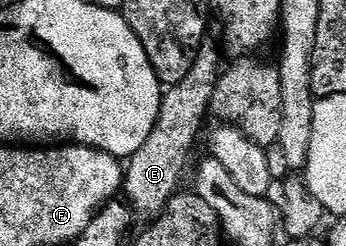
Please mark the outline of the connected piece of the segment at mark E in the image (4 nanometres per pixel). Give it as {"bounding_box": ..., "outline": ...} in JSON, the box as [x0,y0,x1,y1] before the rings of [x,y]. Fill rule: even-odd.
{"bounding_box":[123,41,222,225],"outline":[[[206,41],[198,49],[198,57],[194,65],[190,65],[190,73],[178,81],[178,85],[167,88],[163,92],[158,109],[158,121],[154,129],[150,129],[150,137],[142,144],[138,153],[129,155],[124,168],[123,196],[132,209],[133,216],[147,225],[160,216],[166,205],[181,190],[180,178],[188,167],[188,158],[200,139],[200,130],[204,127],[204,118],[209,118],[212,109],[214,89],[222,74],[220,67],[220,51]]]}

